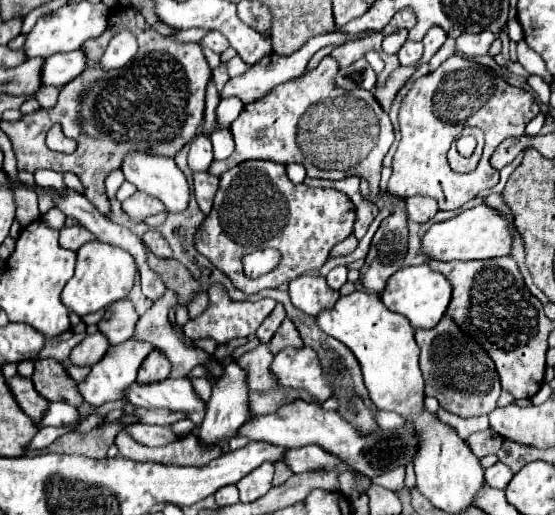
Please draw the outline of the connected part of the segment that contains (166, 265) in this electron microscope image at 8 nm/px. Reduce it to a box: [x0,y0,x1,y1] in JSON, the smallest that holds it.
[145,246,199,306]

